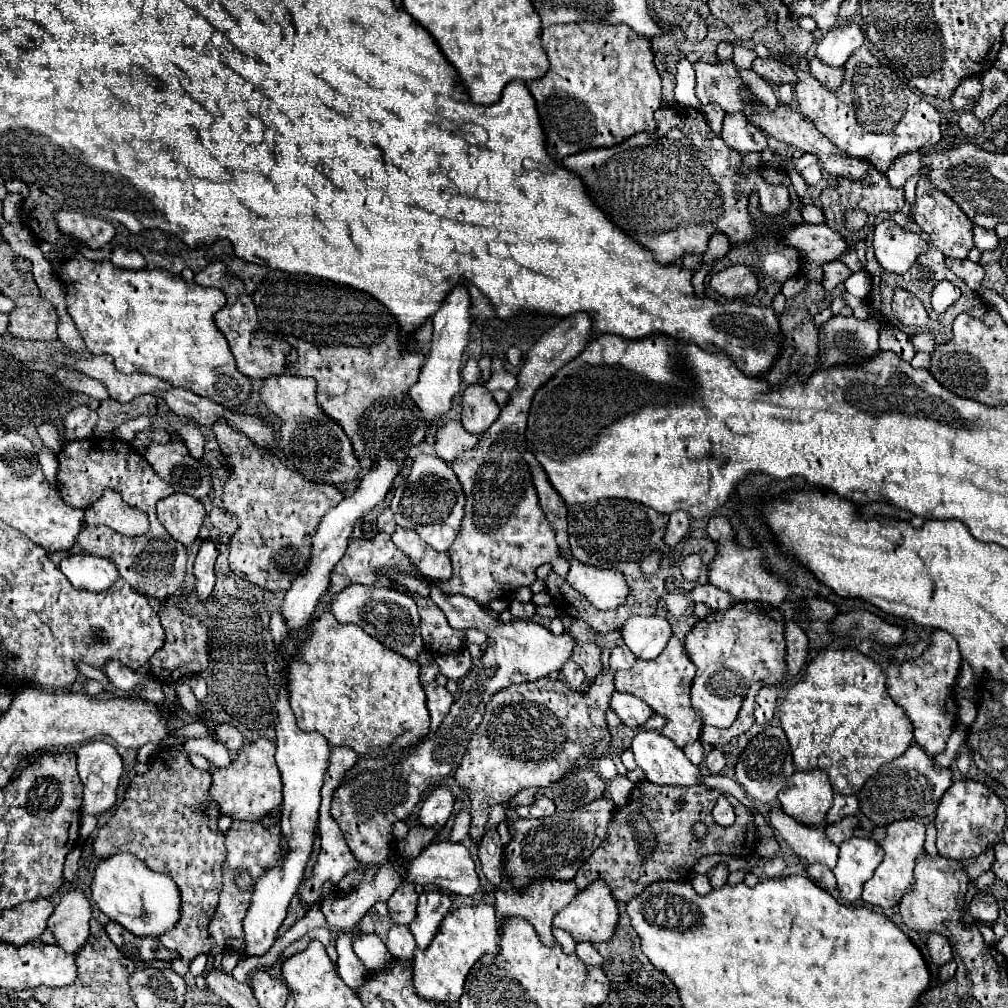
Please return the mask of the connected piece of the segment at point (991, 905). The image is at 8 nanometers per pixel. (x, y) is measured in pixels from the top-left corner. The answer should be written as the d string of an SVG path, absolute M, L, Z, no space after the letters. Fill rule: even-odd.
M979 891L969 907L967 907L967 913L977 919L977 921L983 921L983 923L993 923L997 919L997 899L991 895L991 893L983 893Z

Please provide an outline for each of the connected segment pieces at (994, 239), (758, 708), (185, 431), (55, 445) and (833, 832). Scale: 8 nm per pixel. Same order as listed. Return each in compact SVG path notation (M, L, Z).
M975 227L973 233L975 233L975 247L977 247L979 251L995 249L997 243L999 243L999 237L997 237L997 233L995 233L993 229L987 231L987 229L983 229L983 227Z
M783 683L759 689L759 693L755 697L755 719L757 719L757 723L769 723L773 719L779 691L783 691L781 685Z
M189 421L185 423L181 429L179 429L179 437L185 441L189 453L193 453L193 457L201 459L203 457L203 445L205 445L205 439L199 431L199 425L195 421Z
M39 425L37 431L39 431L39 437L43 439L43 443L45 443L49 449L53 449L55 453L61 449L59 435L57 435L57 431L55 431L53 425Z
M845 817L837 823L831 823L825 827L825 833L827 837L835 843L835 845L841 845L843 841L847 841L849 837L853 837L853 829L859 825L859 819L857 817Z

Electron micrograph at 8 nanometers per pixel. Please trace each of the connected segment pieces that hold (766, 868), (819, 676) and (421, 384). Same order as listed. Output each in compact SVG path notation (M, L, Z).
M773 857L773 859L769 859L769 861L763 865L763 875L769 877L769 879L775 879L775 877L781 877L783 869L785 869L783 859L781 859L781 857Z
M829 649L819 653L801 673L801 677L787 689L787 697L779 705L779 721L791 743L793 763L799 771L821 769L829 775L835 793L853 795L877 769L893 757L909 749L913 741L913 727L905 711L893 703L885 689L885 671L857 649Z
M463 283L455 285L449 295L443 299L439 311L433 315L433 341L431 341L431 351L427 355L427 361L421 369L419 381L411 387L411 397L417 403L417 407L423 411L423 415L429 421L439 421L449 409L451 409L451 397L459 393L461 385L461 357L465 347L471 341L469 329L471 329L471 295Z

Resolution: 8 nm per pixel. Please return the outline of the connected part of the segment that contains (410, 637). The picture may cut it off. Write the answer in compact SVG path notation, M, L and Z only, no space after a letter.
M349 585L337 601L333 601L331 611L339 623L357 623L371 637L381 641L391 651L407 657L409 661L417 661L421 649L425 651L425 643L421 637L421 619L417 613L417 605L411 597L395 589L379 589L373 585Z

